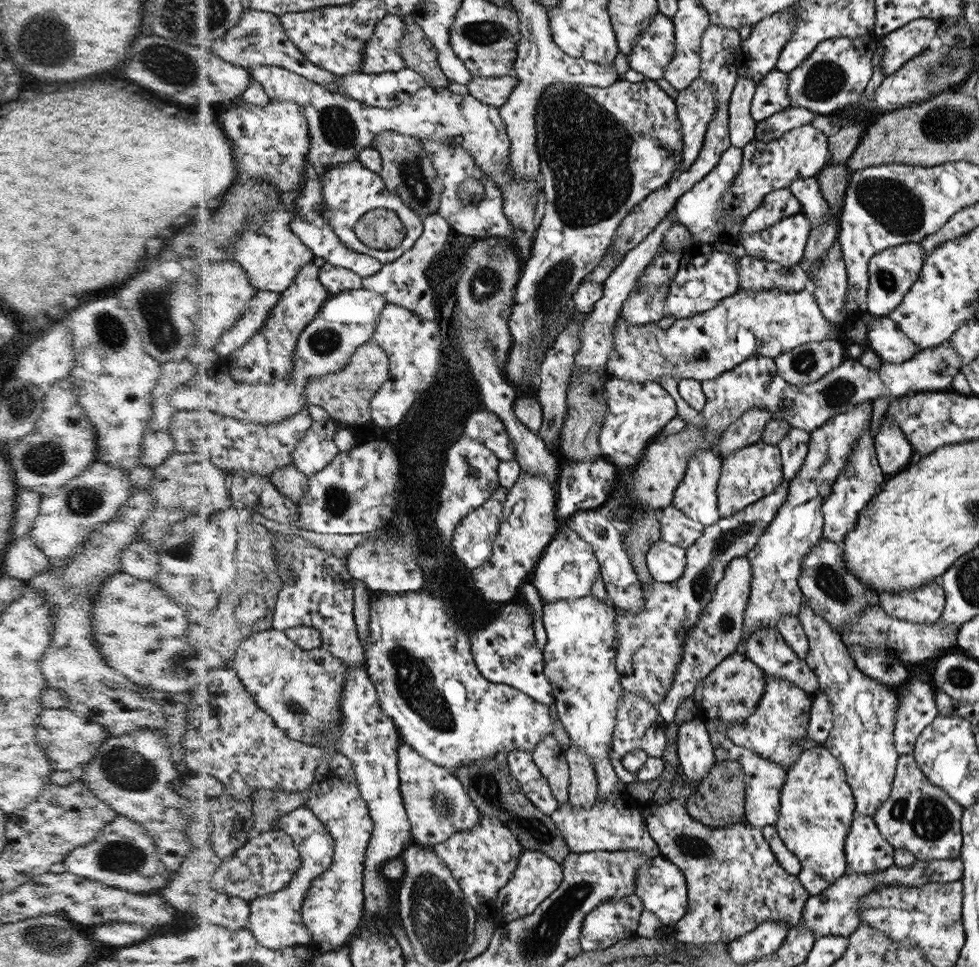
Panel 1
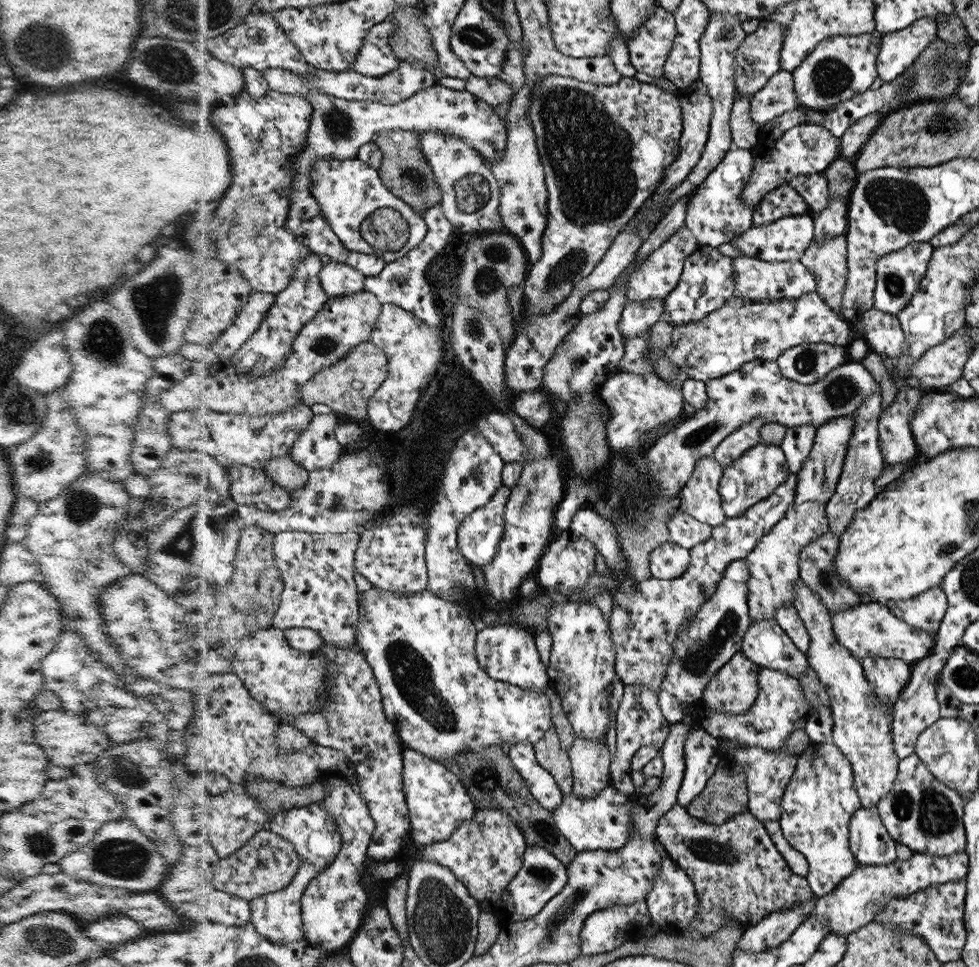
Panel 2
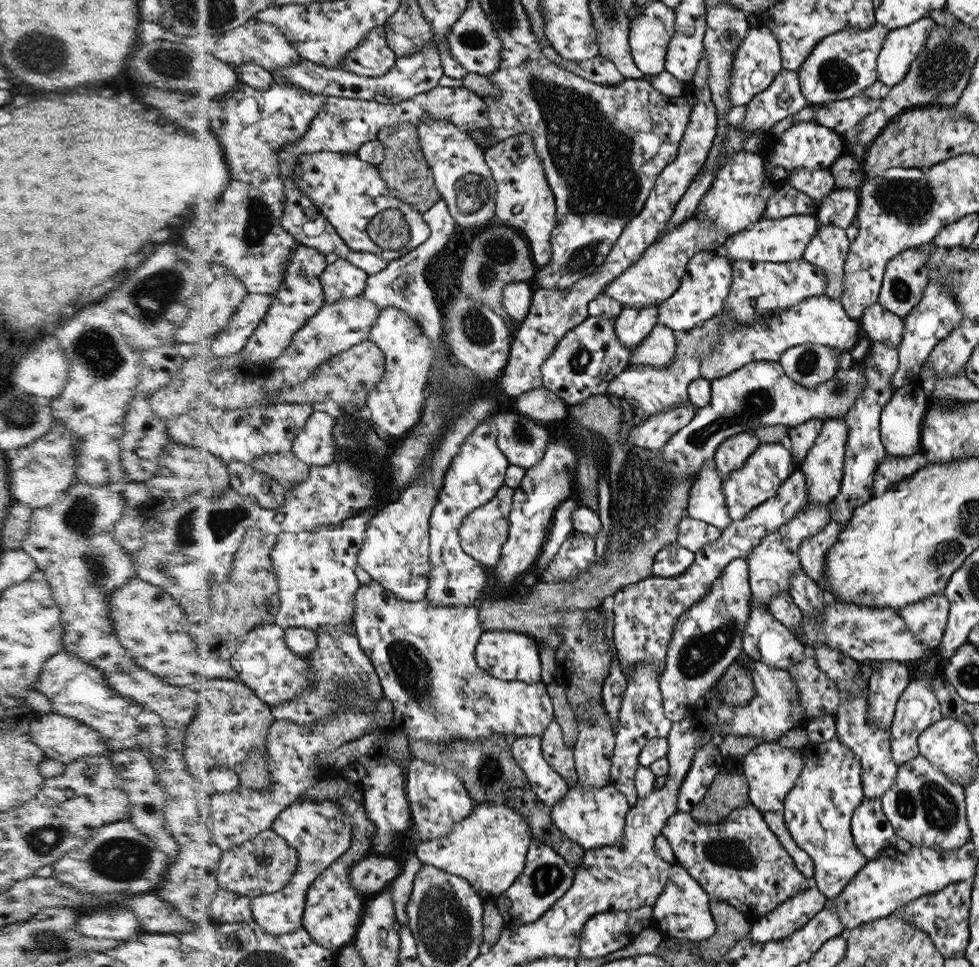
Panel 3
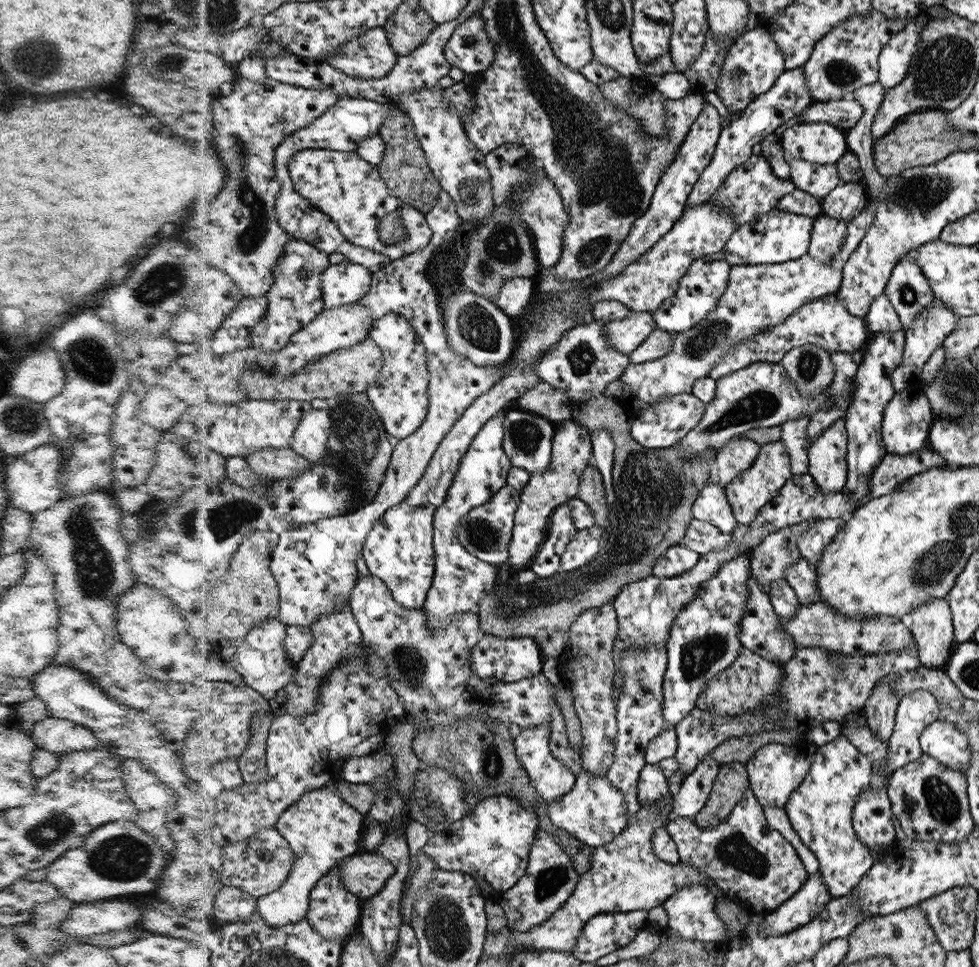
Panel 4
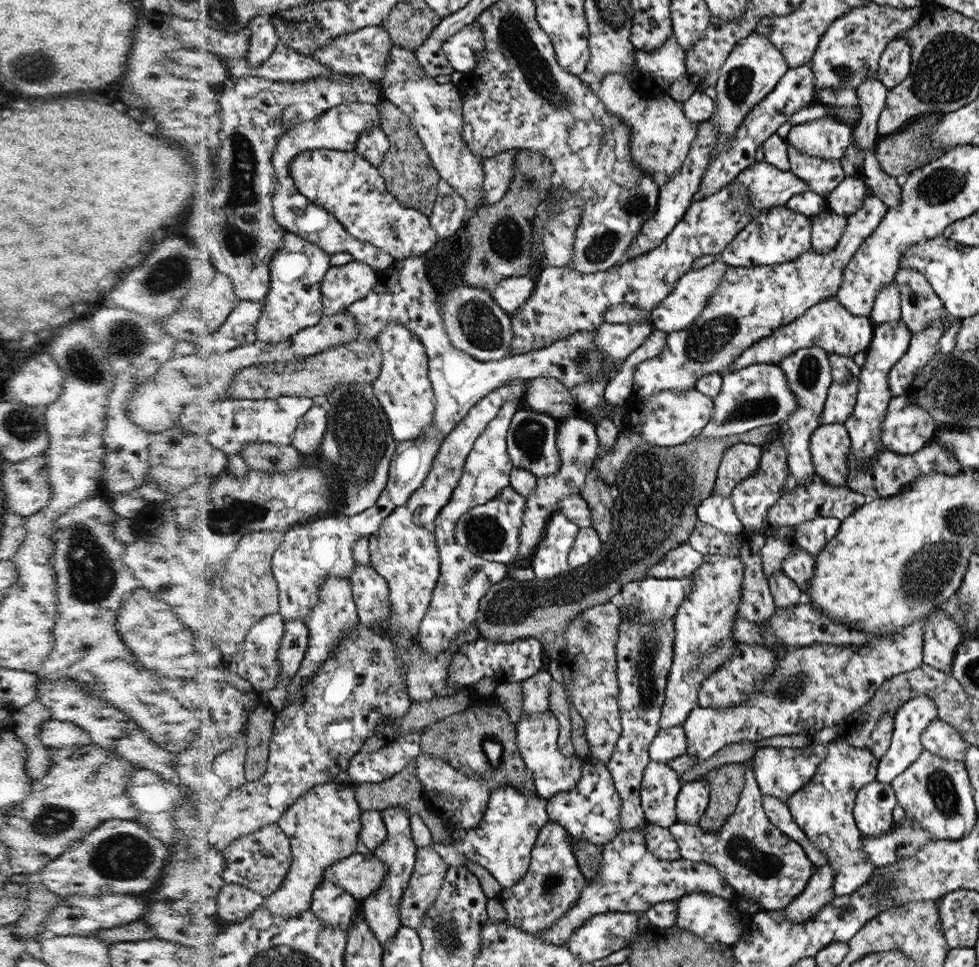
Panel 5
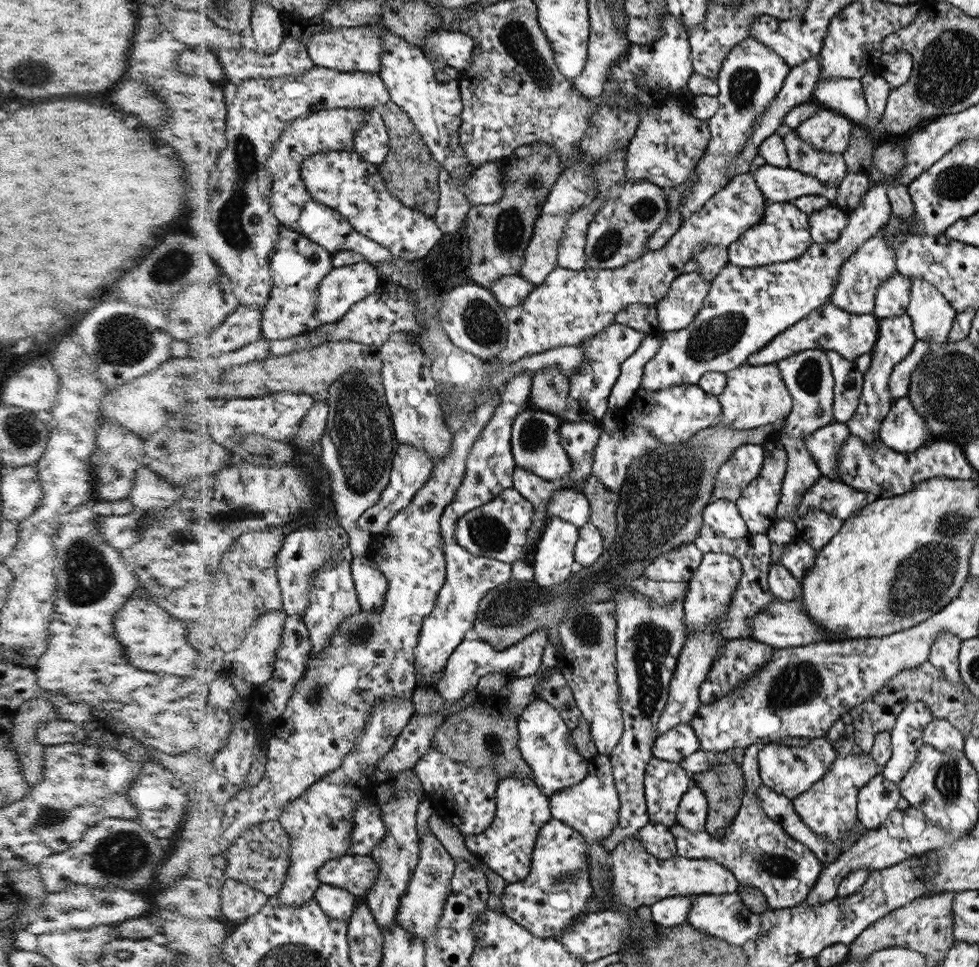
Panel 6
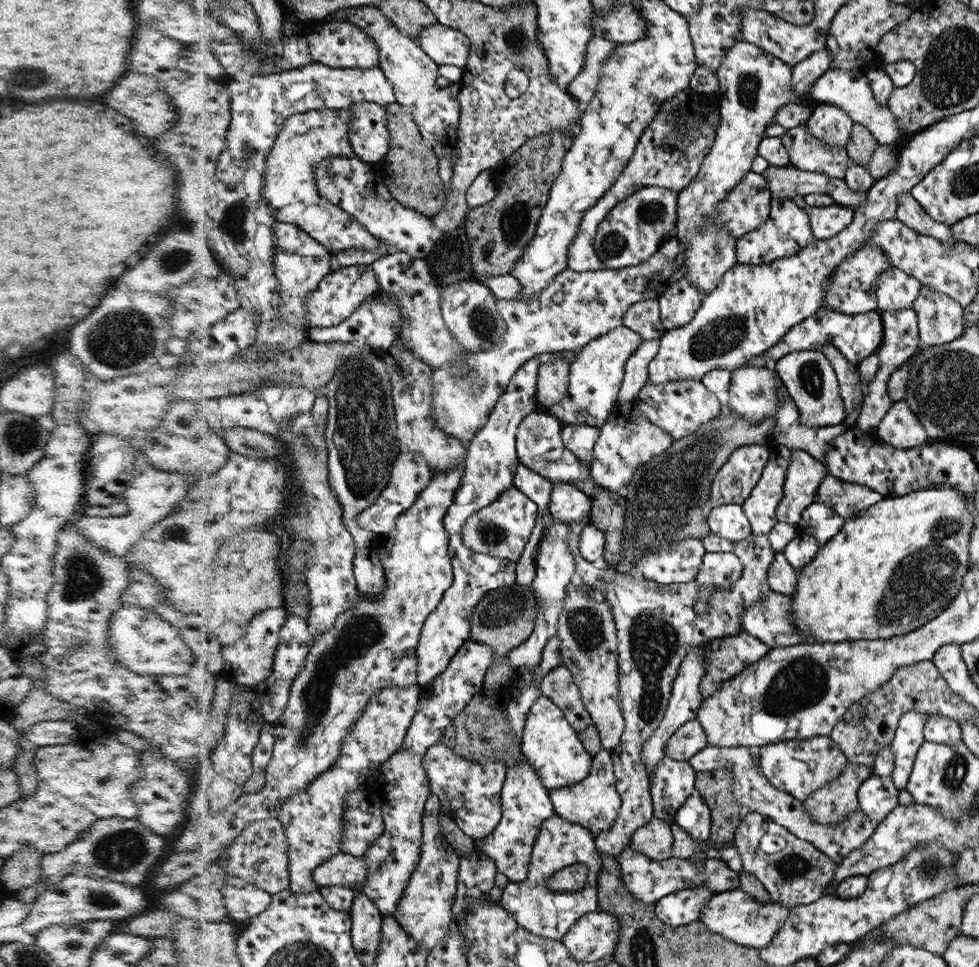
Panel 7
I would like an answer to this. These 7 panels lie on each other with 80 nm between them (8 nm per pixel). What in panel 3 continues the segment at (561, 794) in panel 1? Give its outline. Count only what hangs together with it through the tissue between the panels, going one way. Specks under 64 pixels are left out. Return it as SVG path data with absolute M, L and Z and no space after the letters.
M555 718L549 724L545 734L541 736L541 749L544 760L564 778L568 787L572 789L577 782L573 749L564 744L562 729Z

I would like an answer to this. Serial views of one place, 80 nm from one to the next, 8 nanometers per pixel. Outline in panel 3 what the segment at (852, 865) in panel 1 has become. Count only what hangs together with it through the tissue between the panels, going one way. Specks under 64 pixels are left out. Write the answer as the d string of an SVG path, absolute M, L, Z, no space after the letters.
M865 799L853 814L852 832L862 854L870 861L897 856L897 832L886 817L880 799Z

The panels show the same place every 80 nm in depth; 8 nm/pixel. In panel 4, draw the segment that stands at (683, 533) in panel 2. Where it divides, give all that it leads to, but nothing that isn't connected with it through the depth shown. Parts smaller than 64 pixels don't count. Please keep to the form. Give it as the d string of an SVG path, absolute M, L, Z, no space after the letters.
M693 518L688 523L686 534L680 544L702 556L710 551L723 550L730 541L732 541L731 534L718 533L715 526Z

